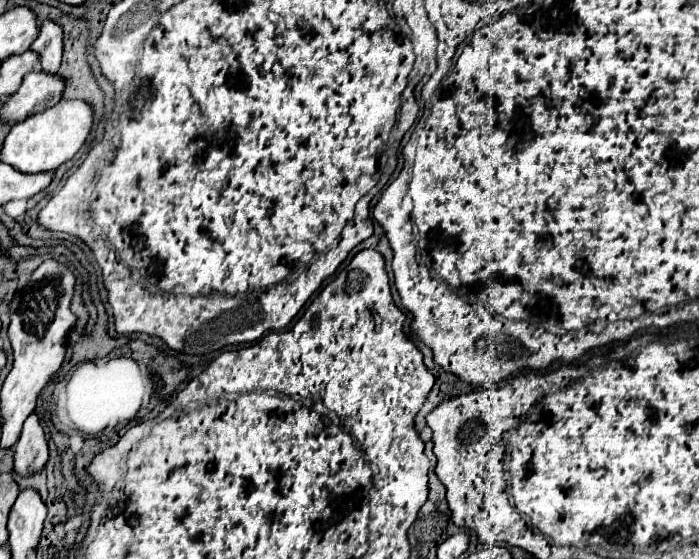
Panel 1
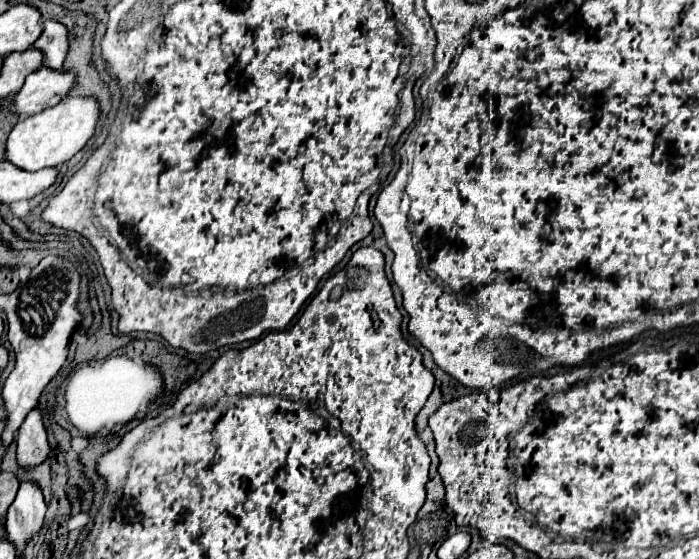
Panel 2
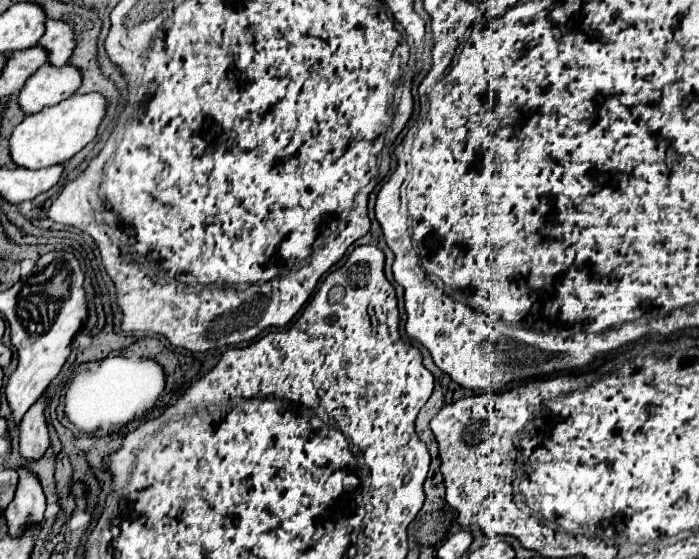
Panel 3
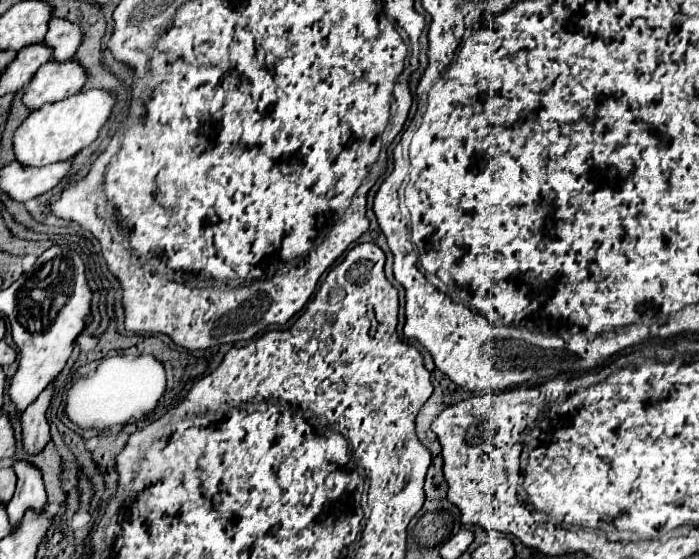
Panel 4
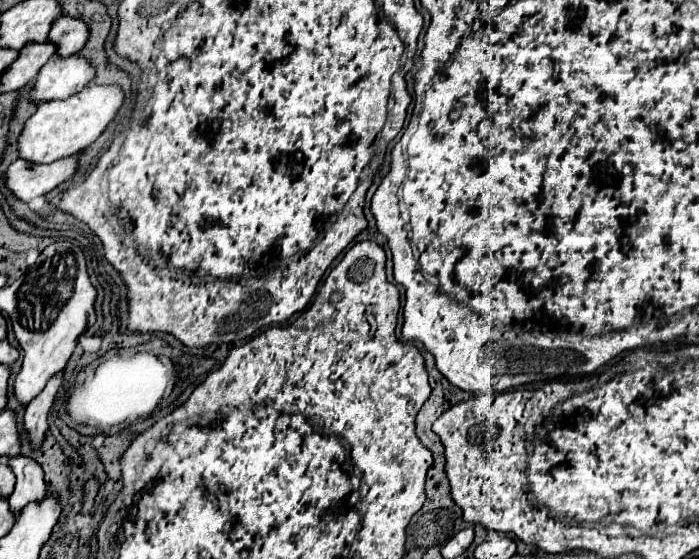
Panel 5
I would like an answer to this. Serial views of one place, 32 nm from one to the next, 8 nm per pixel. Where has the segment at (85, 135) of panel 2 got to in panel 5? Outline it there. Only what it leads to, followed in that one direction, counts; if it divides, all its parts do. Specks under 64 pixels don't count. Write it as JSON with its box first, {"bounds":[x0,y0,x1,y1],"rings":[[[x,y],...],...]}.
{"bounds":[18,82,124,164],"rings":[[[96,82],[88,84],[82,92],[72,94],[66,100],[42,102],[38,110],[28,118],[18,138],[20,158],[46,164],[46,162],[54,162],[58,158],[64,158],[64,156],[70,156],[74,152],[88,148],[92,142],[98,140],[98,136],[106,130],[106,126],[116,118],[122,104],[124,104],[122,86],[118,84],[100,86]]]}

